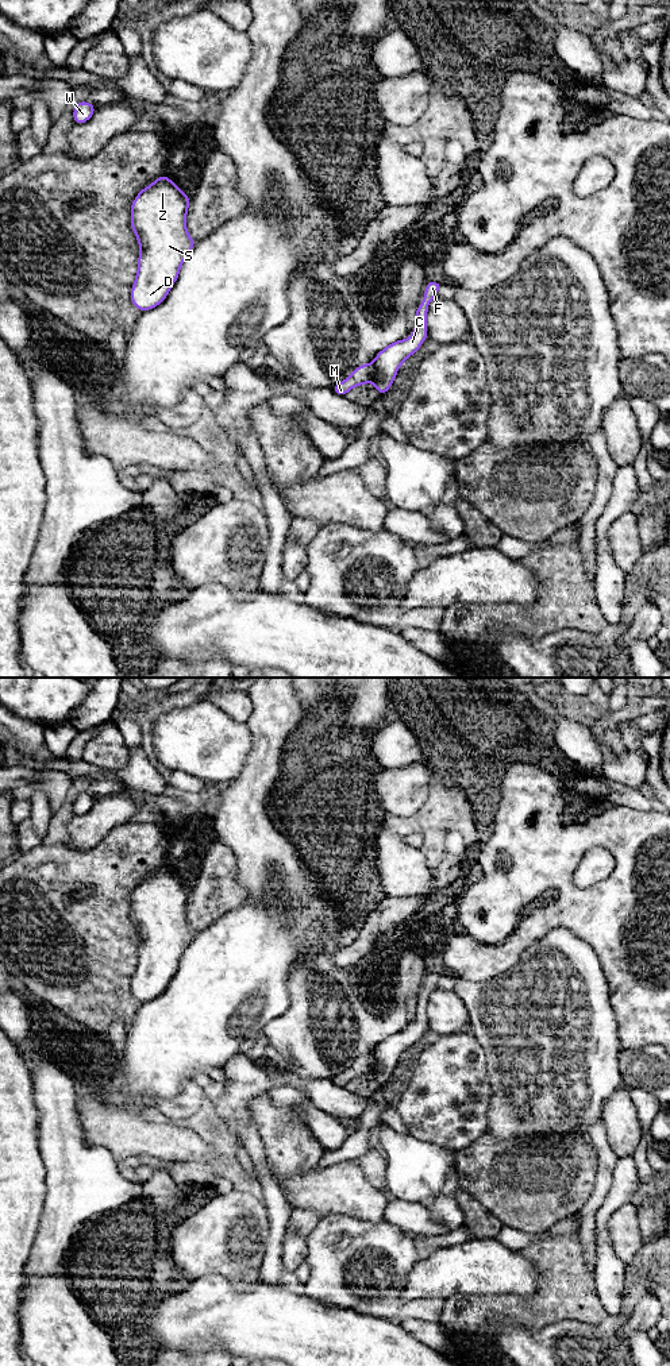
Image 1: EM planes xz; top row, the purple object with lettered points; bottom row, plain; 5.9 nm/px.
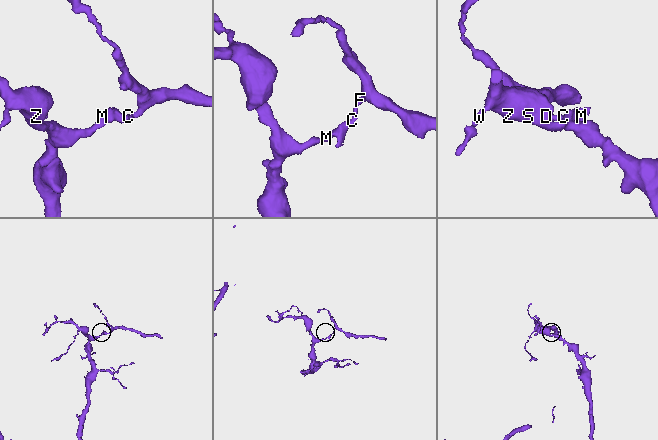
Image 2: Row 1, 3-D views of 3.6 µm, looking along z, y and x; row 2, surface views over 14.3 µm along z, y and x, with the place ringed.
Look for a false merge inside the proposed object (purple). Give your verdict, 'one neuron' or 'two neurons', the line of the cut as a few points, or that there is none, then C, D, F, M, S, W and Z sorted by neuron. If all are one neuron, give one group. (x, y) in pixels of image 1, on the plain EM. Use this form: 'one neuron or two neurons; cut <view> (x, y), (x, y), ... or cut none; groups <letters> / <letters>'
two neurons; cut xz (373, 1054), (373, 1068), (370, 1072); groups C F / D M S W Z

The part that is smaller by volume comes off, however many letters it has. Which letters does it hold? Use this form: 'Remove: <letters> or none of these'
Remove: C, F

